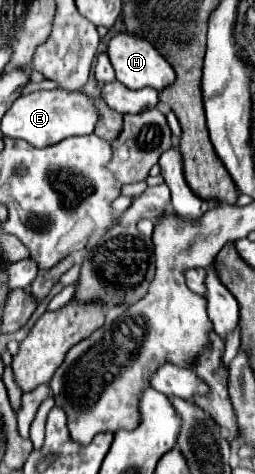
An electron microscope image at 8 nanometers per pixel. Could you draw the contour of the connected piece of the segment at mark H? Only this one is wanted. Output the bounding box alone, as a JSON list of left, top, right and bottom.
[108,32,176,90]

